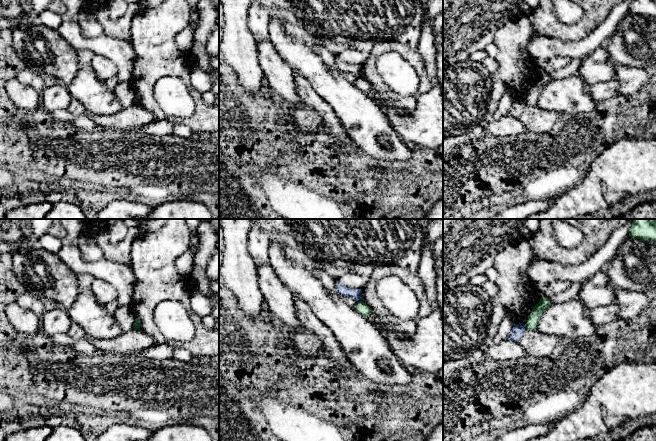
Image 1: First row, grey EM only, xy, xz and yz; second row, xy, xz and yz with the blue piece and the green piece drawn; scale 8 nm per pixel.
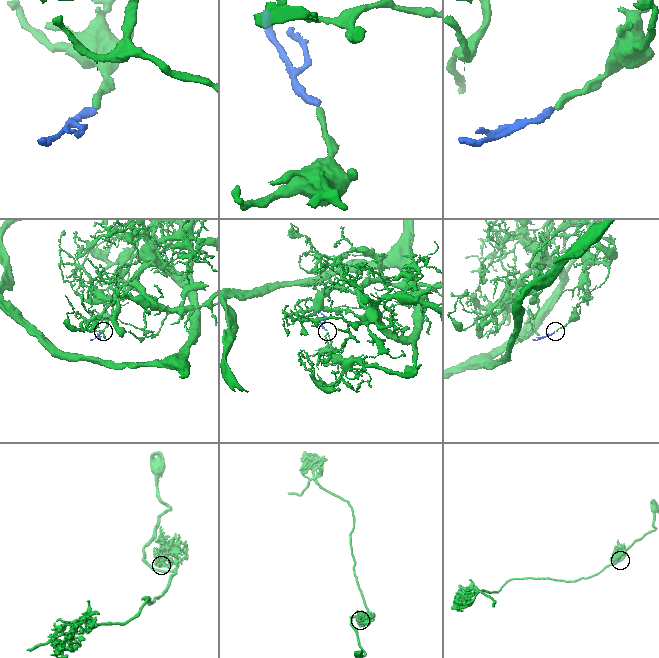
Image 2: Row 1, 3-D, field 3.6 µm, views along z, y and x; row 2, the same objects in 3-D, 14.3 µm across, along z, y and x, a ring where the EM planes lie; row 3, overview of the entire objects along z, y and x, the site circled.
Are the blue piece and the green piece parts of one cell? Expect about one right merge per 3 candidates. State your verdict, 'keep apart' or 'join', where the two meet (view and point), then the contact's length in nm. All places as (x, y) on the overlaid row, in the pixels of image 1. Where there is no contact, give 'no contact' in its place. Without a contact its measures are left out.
keep apart; meets blue in xz at (359, 301); contact 40 nm long

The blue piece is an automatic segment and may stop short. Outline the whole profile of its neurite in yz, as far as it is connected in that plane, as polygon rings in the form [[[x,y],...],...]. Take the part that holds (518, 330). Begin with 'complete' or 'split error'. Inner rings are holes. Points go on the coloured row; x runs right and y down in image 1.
complete; [[[522,323],[514,324],[508,339],[514,342],[518,342],[520,338],[523,336],[525,331],[526,327],[524,324]]]

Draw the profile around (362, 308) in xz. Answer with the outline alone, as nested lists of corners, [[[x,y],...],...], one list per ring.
[[[363,301],[357,302],[354,308],[359,314],[364,316],[365,318],[368,317],[371,311],[371,308]]]

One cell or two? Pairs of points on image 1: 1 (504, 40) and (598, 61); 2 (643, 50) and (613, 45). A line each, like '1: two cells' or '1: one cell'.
1: two cells
2: one cell

